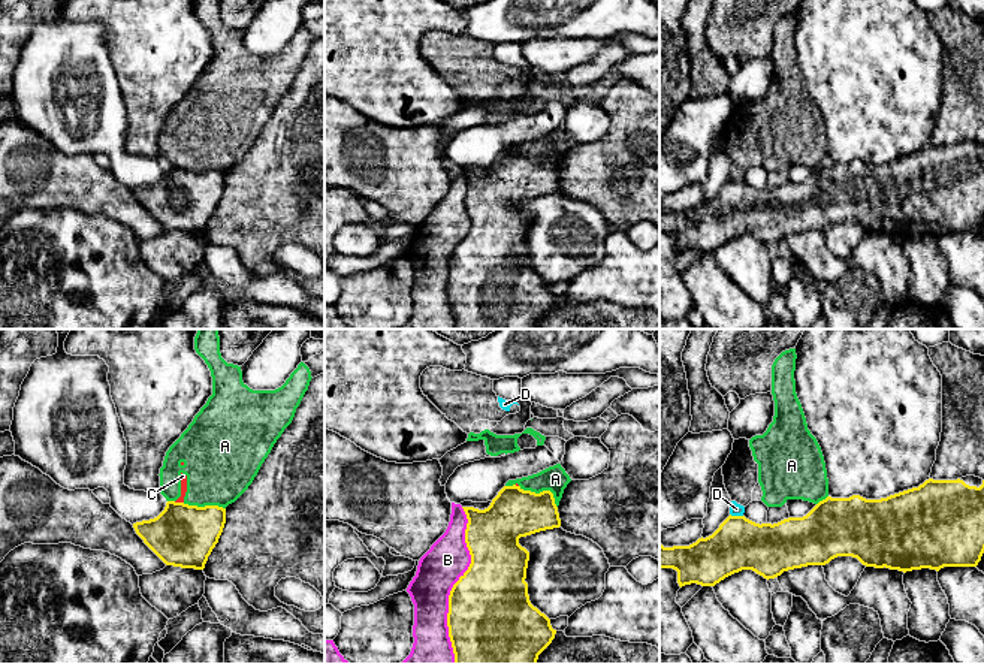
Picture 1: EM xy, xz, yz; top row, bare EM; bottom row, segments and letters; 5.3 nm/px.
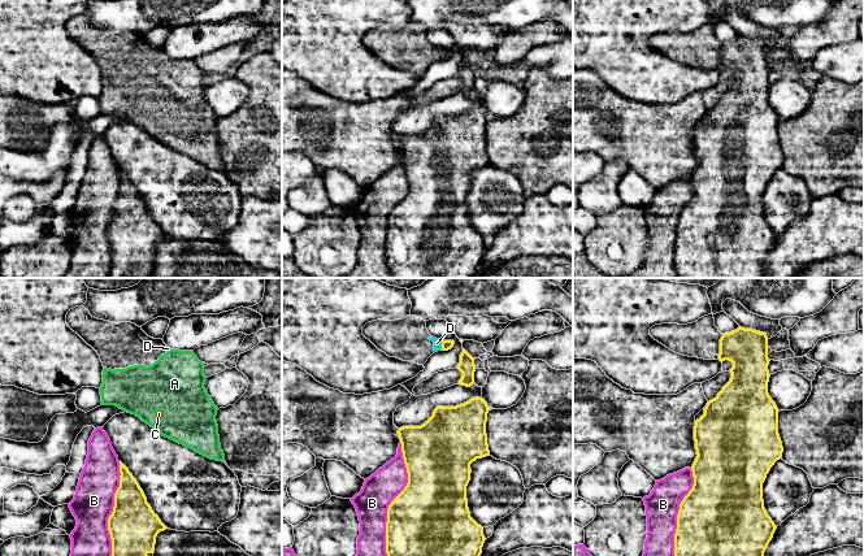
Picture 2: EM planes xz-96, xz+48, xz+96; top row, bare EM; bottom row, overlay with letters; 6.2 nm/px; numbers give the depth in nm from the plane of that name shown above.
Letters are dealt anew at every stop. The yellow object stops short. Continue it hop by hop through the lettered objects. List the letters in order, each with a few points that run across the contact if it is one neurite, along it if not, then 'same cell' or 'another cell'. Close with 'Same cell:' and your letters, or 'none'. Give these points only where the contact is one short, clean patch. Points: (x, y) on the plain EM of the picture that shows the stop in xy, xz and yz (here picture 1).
A: line xz (519, 150), (528, 156), (549, 156), (557, 172); another cell
B: another cell
C: line xy (174, 166), (183, 168); another cell
D: line yz (730, 178), (742, 181); another cell
Same cell: none

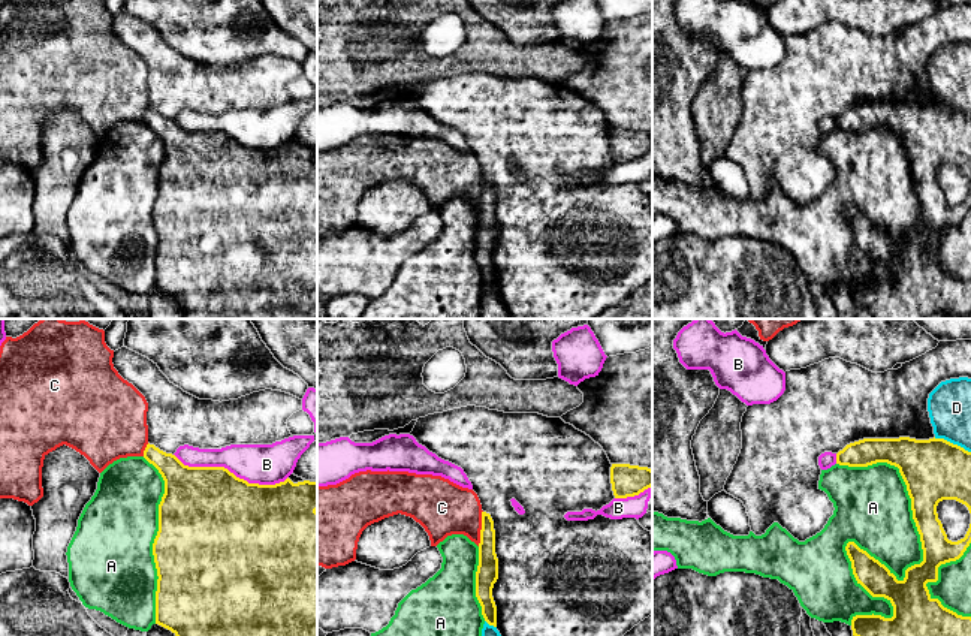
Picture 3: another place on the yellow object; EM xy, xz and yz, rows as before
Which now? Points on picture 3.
A: another cell
B: another cell
C: line xz (482, 175), (481, 207), (478, 210); another cell
D: line yz (934, 102), (943, 102), (970, 117); another cell
Same cell: none

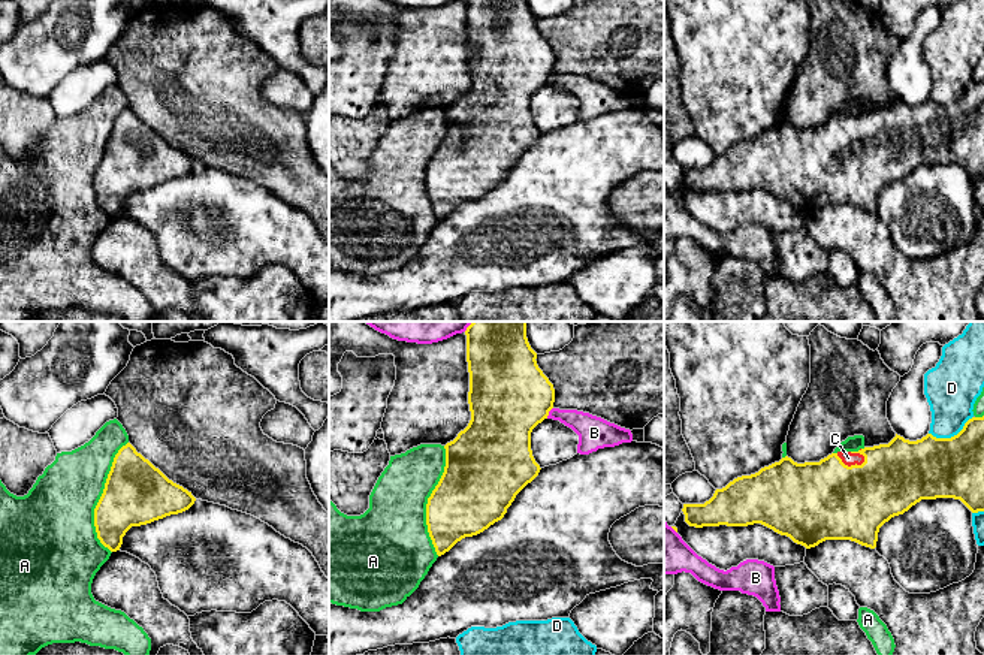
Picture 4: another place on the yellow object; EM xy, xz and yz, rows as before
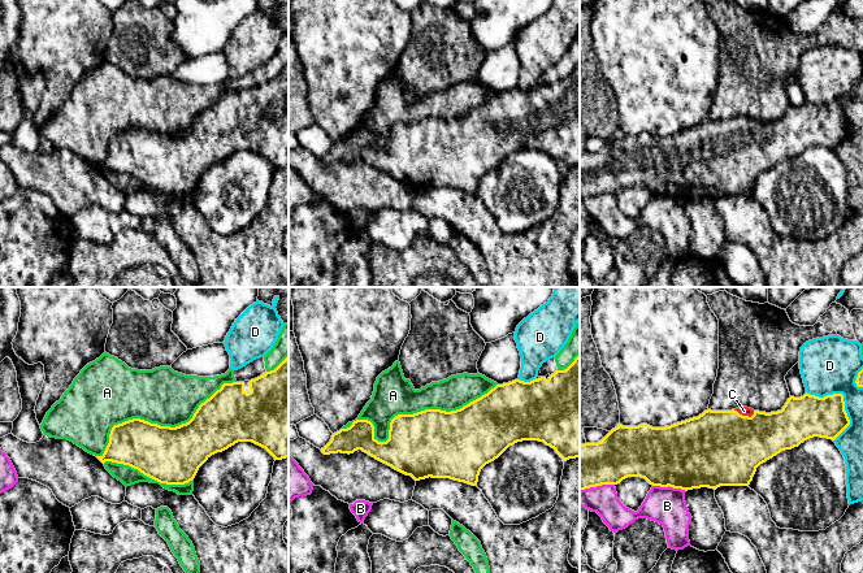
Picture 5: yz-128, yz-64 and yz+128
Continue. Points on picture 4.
A: another cell
B: another cell
C: line yz (827, 165), (851, 141), (851, 130), (848, 123); same cell
D: another cell
Same cell: C

